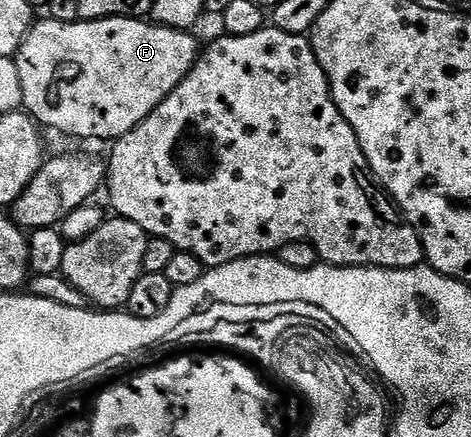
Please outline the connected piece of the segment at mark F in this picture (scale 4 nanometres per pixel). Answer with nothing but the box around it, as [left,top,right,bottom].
[16,17,200,141]

